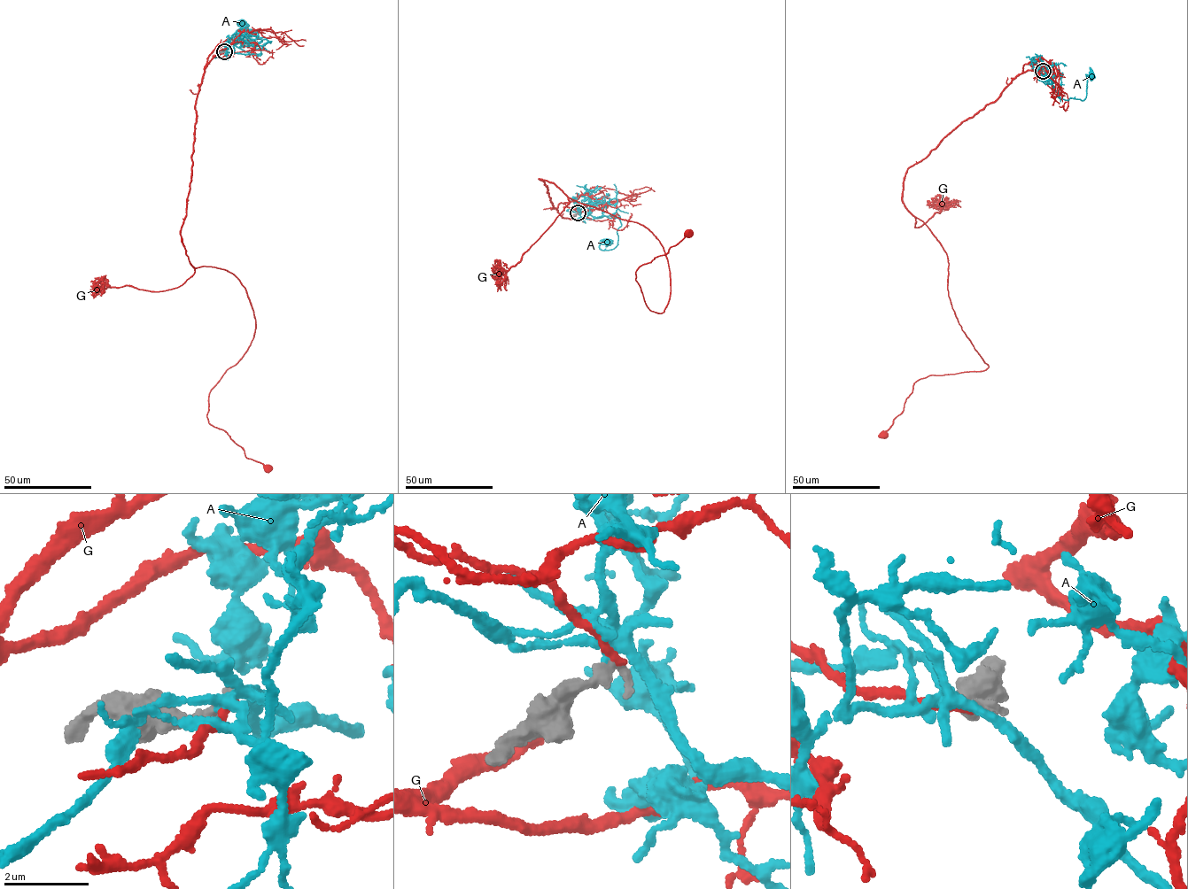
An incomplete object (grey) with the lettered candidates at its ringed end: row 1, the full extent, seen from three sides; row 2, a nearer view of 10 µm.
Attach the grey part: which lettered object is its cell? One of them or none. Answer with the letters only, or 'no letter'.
A

